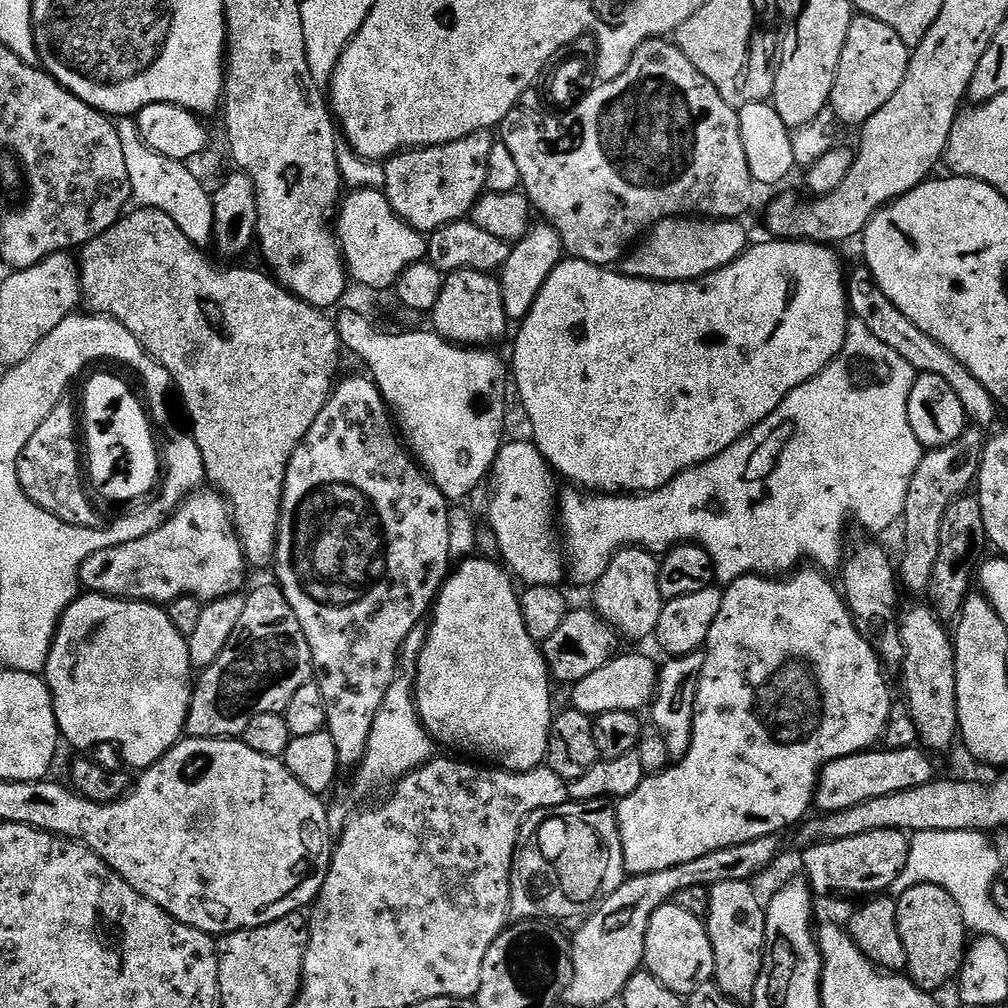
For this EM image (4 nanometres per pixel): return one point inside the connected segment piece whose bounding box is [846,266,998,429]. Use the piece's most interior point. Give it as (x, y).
(876, 313)

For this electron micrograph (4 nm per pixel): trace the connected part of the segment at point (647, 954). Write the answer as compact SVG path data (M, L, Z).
M675 902L654 910L644 935L644 964L663 988L681 998L691 996L695 988L701 988L714 977L714 952L705 921L694 914L686 914Z

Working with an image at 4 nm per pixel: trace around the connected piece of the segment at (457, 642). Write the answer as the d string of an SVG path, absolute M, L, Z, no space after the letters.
M461 559L451 569L430 609L428 636L414 673L416 713L433 741L453 748L456 751L453 753L487 762L506 772L534 770L548 759L548 731L554 719L554 684L541 645L526 634L513 577L495 559L474 559Z

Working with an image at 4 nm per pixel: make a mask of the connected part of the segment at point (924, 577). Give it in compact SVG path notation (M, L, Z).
M968 430L957 436L953 444L947 444L941 448L925 451L923 458L918 462L918 468L914 470L914 476L910 478L910 488L906 490L906 502L902 525L904 524L904 553L898 556L898 580L912 592L923 593L930 582L930 574L934 574L934 561L938 558L938 534L942 526L942 514L946 512L946 506L959 496L965 495L973 487L978 471L978 457L982 451L981 437L976 437L975 431Z

